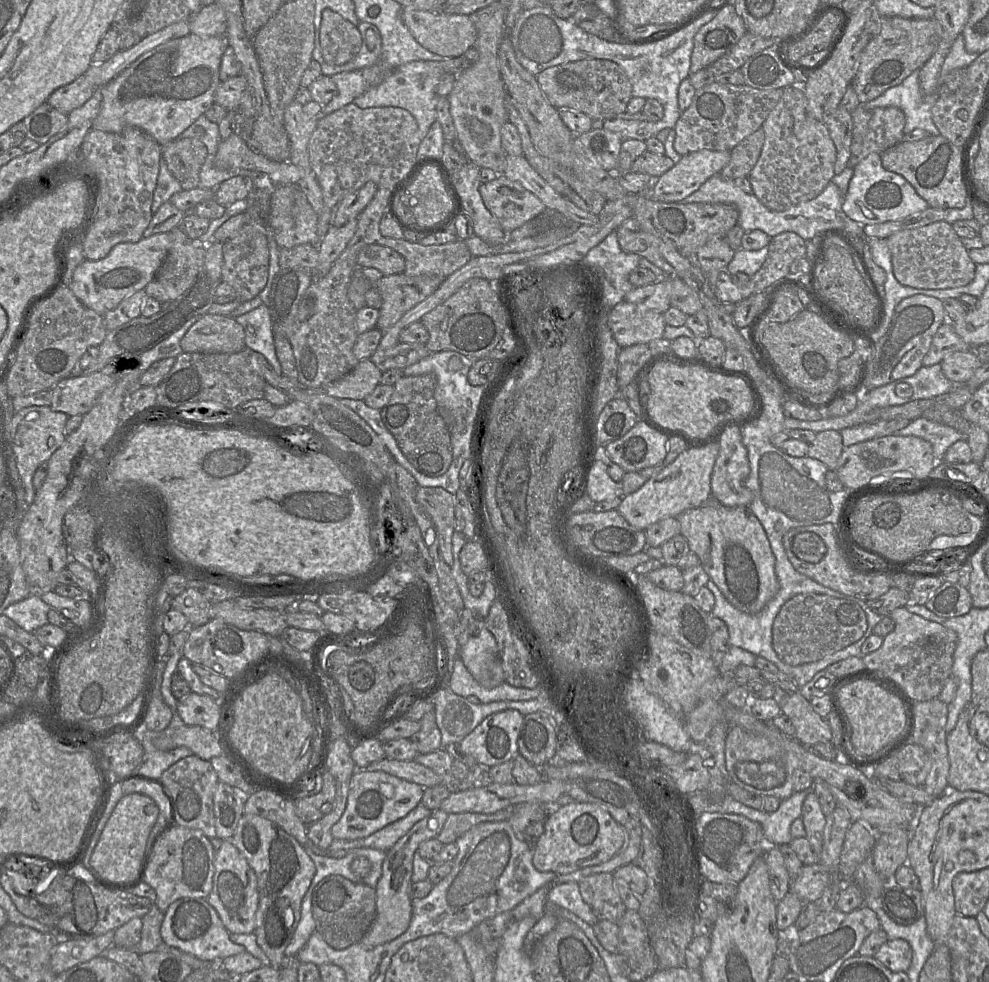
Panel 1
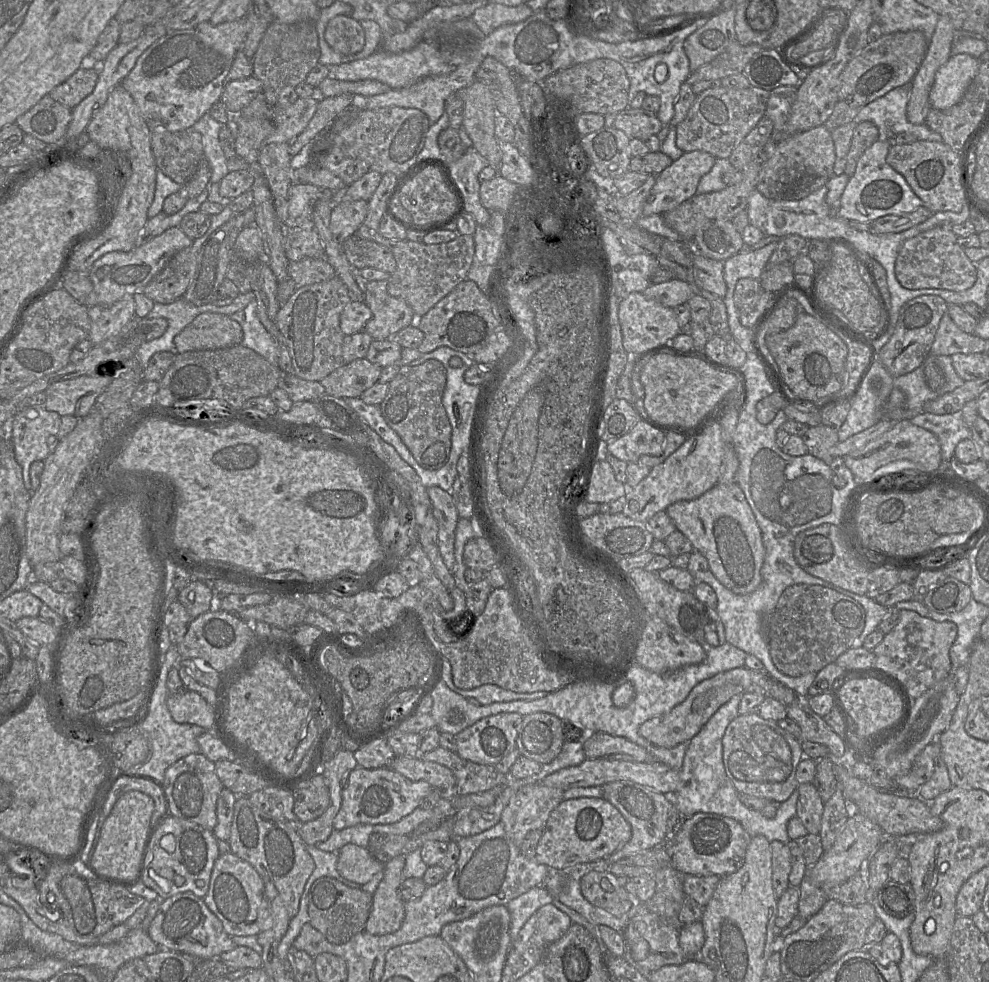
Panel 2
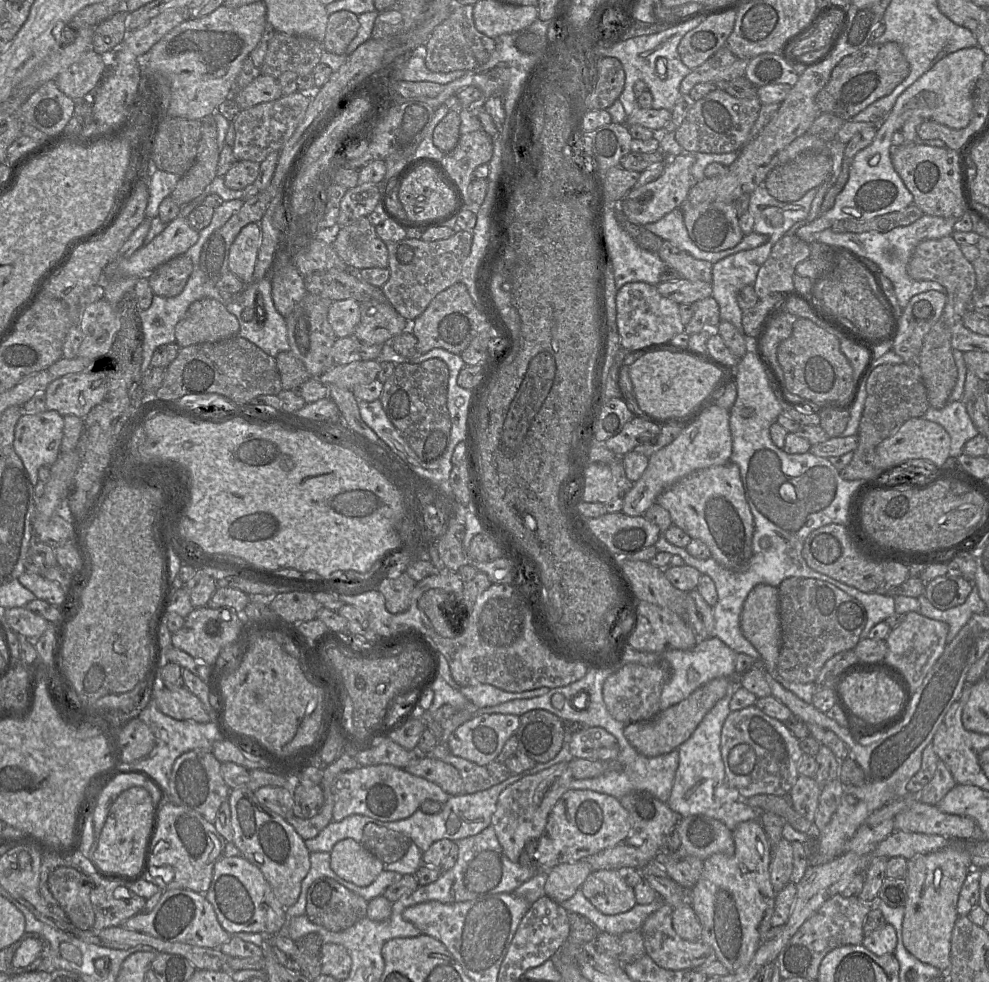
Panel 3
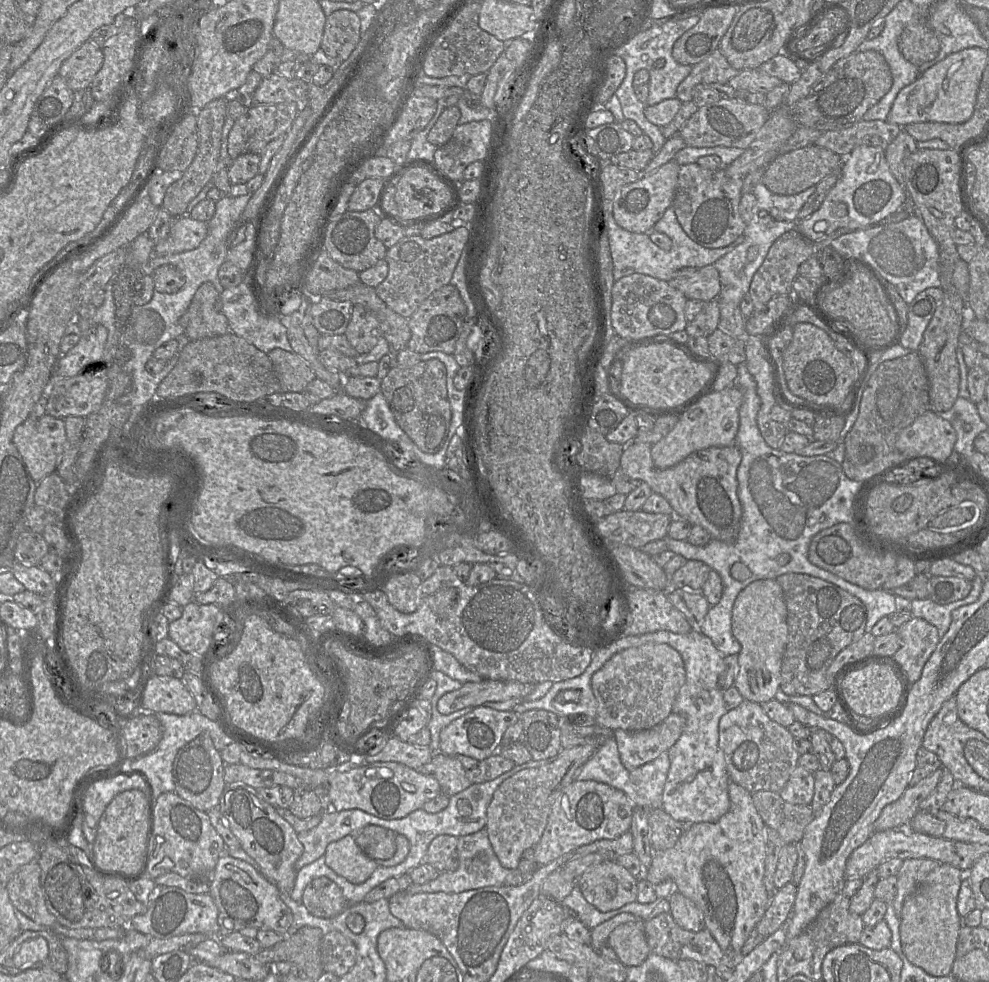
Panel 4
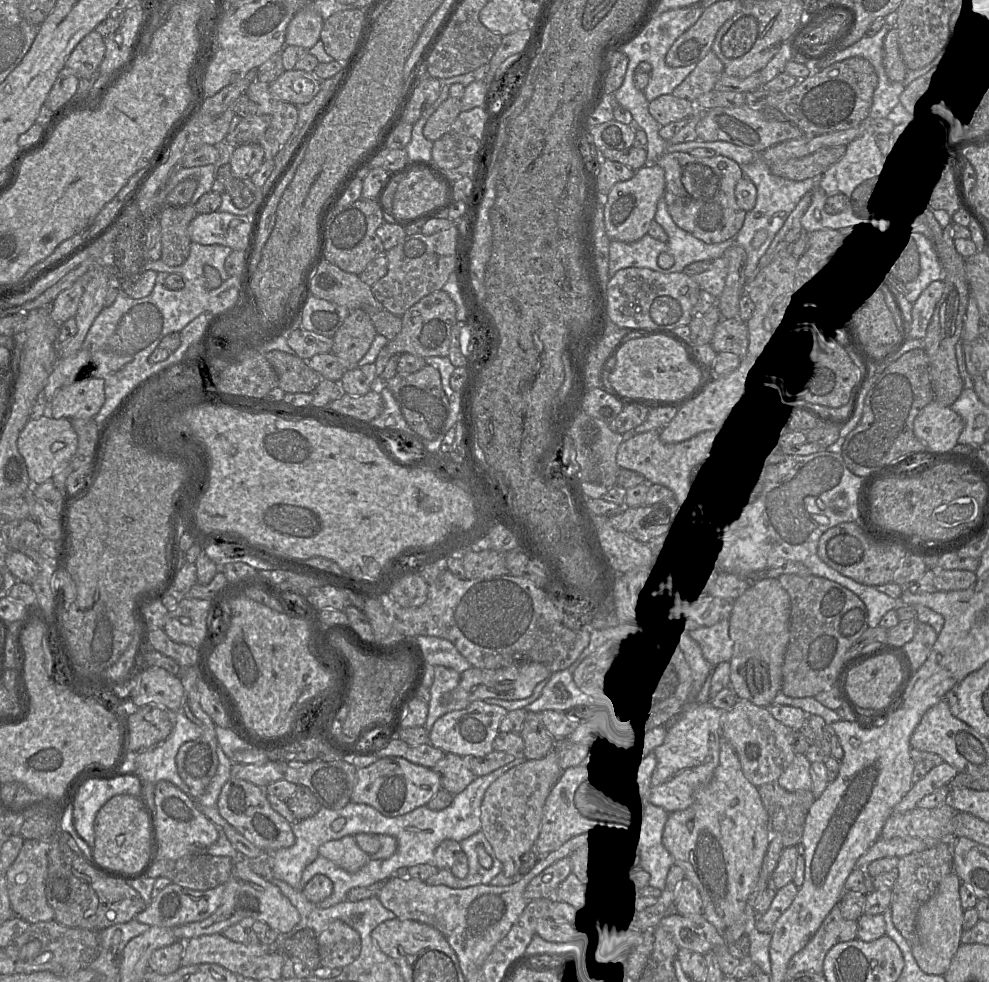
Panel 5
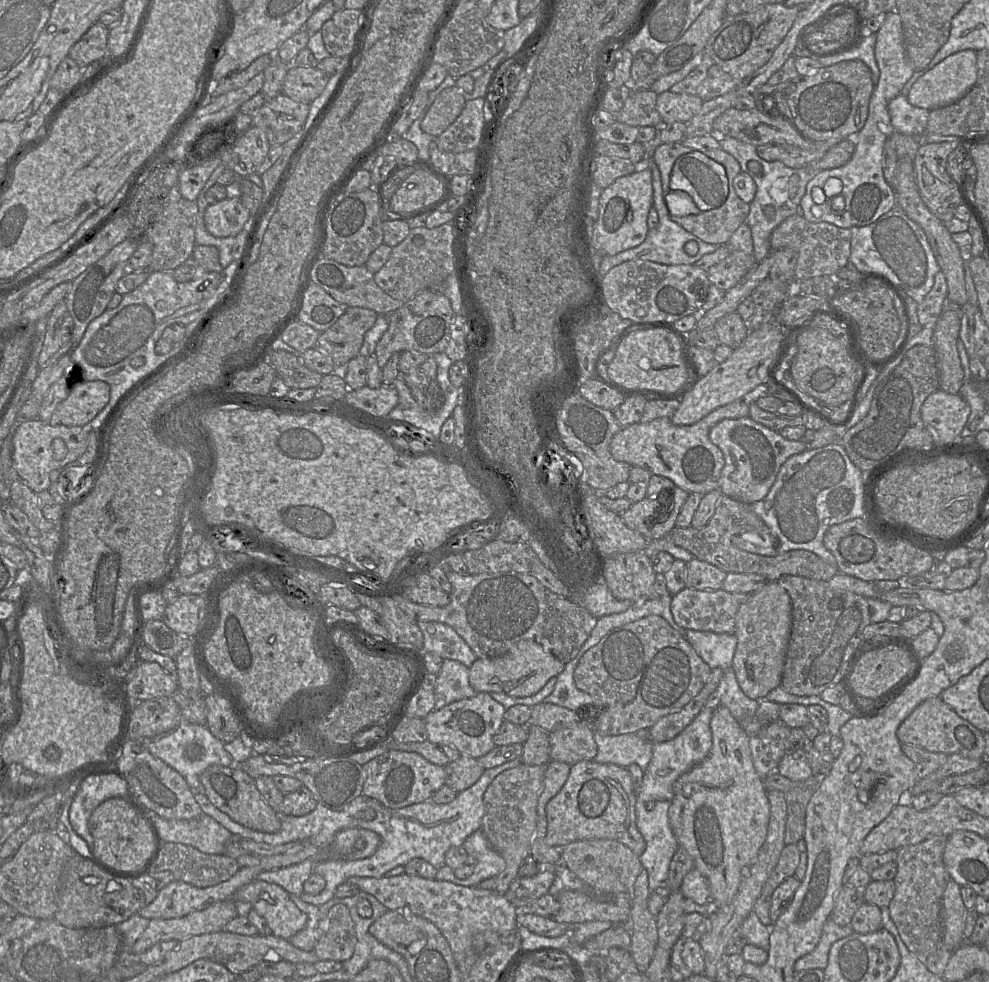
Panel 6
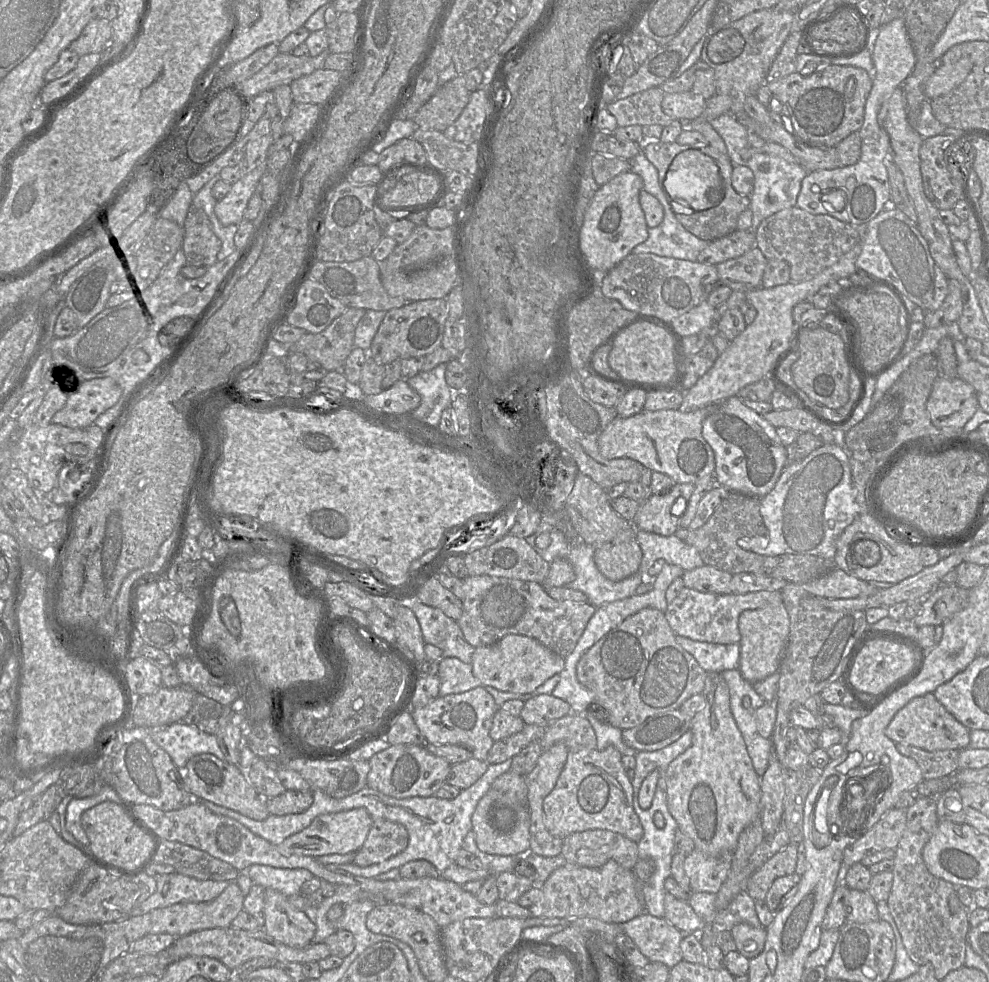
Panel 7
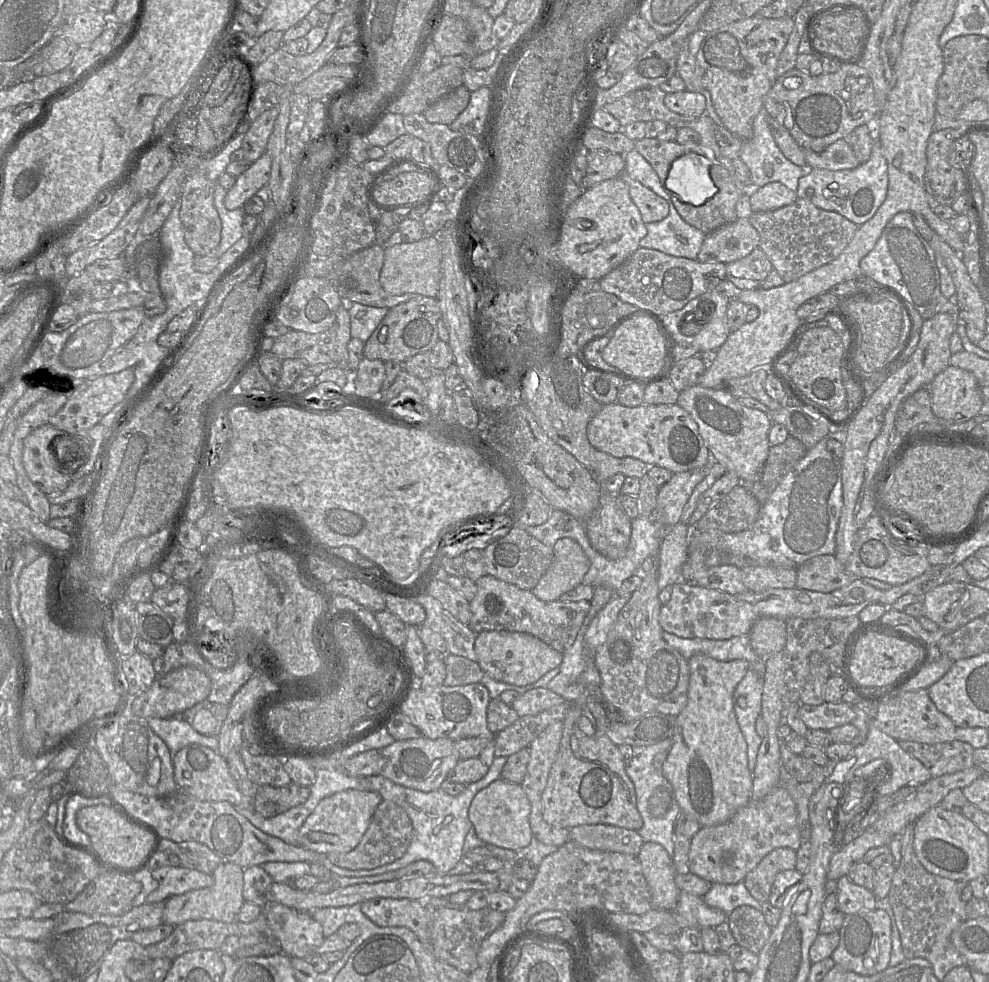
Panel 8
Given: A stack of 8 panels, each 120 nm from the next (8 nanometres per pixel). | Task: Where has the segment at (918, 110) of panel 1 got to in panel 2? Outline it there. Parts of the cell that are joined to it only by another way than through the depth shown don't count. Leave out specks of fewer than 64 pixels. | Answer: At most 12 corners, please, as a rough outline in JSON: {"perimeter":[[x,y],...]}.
{"perimeter":[[911,83],[859,109],[854,122],[869,121],[879,139],[900,133],[943,142],[925,123],[914,125],[906,109]]}

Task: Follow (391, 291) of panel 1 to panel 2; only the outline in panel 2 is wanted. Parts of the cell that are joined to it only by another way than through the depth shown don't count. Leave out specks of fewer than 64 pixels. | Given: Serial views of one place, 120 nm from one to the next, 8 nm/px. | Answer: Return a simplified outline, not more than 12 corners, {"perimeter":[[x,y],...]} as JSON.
{"perimeter":[[387,281],[366,284],[364,303],[372,312],[364,330],[373,340],[392,339],[418,327],[402,299],[387,292]]}

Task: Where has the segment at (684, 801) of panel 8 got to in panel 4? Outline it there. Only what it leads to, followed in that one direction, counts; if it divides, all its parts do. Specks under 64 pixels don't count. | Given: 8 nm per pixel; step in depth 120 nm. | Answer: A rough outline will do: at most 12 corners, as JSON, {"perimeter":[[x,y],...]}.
{"perimeter":[[729,782],[730,809],[685,824],[646,880],[672,880],[728,955],[771,901],[766,825]]}

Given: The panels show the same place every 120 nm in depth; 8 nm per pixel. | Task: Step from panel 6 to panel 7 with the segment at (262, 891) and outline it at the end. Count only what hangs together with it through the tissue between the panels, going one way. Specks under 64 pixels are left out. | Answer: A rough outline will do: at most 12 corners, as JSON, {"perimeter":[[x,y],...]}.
{"perimeter":[[265,888],[265,924],[276,941],[304,948],[316,925],[281,892]]}

